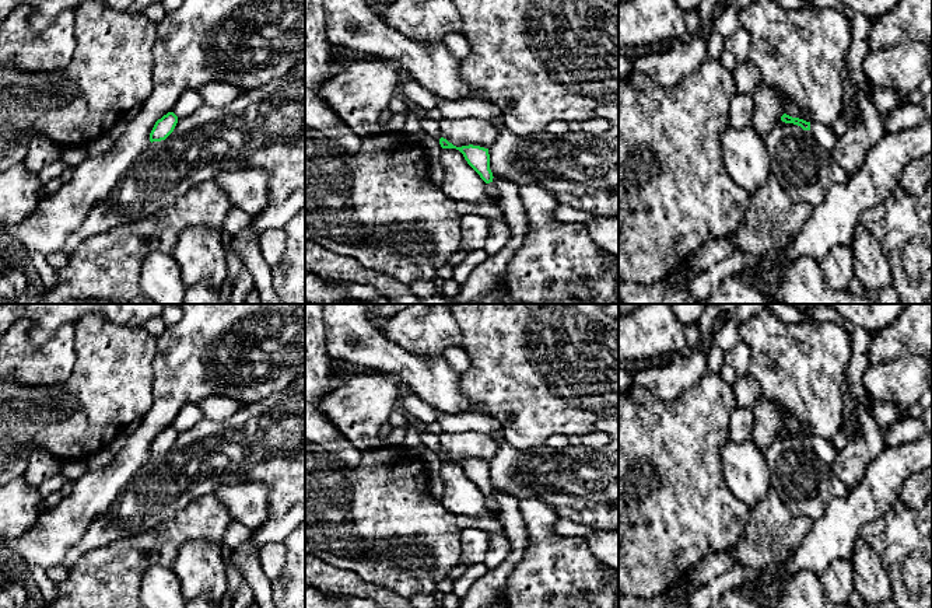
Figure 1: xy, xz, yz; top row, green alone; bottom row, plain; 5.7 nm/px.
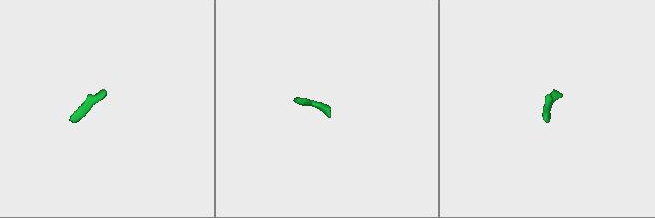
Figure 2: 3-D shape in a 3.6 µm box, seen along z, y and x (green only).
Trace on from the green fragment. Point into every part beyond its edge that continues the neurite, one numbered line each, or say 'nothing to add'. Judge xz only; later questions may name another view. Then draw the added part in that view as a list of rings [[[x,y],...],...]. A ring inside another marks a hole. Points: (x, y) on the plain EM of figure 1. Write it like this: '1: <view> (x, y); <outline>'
1: xz (491, 505); [[[493,496],[487,497],[487,509],[494,514],[495,518],[500,517],[500,507]]]

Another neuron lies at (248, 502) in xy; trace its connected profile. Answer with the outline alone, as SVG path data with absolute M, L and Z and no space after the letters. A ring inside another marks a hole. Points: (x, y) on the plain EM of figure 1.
M239 482L216 489L216 497L227 507L232 520L256 532L269 520L269 489L262 482Z

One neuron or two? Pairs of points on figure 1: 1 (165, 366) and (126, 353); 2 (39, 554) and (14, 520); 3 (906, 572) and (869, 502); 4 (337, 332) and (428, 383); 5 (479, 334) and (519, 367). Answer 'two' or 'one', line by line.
1: two
2: two
3: two
4: one
5: one

